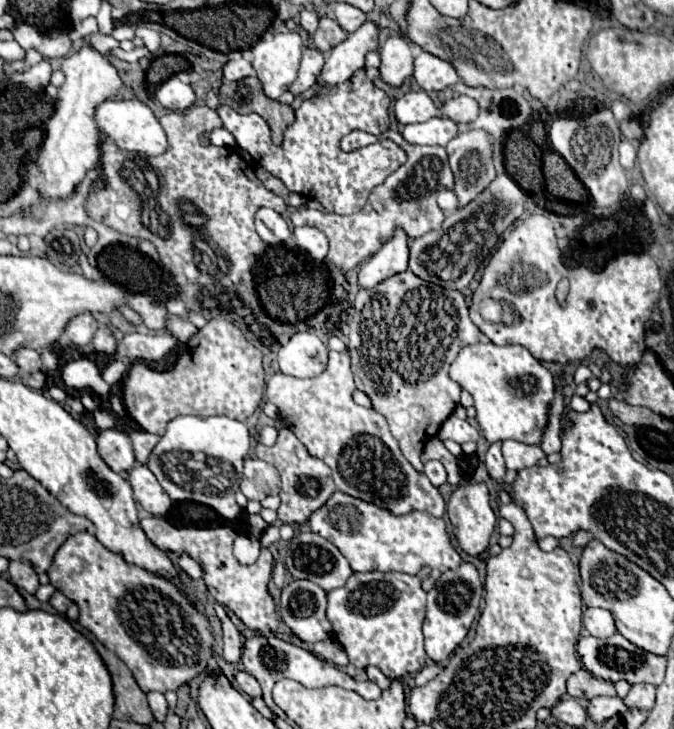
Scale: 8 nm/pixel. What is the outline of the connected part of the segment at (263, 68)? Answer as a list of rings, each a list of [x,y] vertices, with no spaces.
[[[297,32],[267,34],[251,48],[253,68],[267,98],[277,100],[297,78],[301,48],[303,42]]]

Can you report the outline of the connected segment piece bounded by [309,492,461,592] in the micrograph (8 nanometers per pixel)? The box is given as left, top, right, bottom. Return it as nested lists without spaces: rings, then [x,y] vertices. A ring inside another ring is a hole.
[[[335,492],[323,508],[309,518],[309,526],[315,534],[333,542],[341,554],[349,560],[355,572],[405,572],[415,576],[423,566],[431,566],[431,576],[423,580],[423,590],[429,592],[439,576],[447,570],[455,570],[461,564],[459,550],[451,544],[447,524],[443,518],[435,518],[427,512],[411,512],[395,516],[375,504],[363,502],[343,492]]]

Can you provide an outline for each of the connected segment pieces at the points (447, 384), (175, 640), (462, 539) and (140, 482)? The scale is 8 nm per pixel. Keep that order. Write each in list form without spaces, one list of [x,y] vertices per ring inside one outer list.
[[[411,270],[395,274],[371,290],[361,288],[353,308],[349,352],[355,386],[371,398],[373,410],[387,418],[389,430],[411,466],[423,470],[423,446],[459,404],[461,388],[449,378],[449,366],[463,346],[479,342],[481,332],[471,322],[459,290],[431,288]]]
[[[87,532],[73,534],[59,548],[47,574],[51,584],[79,606],[79,624],[91,630],[107,650],[115,652],[127,664],[143,692],[157,690],[165,694],[169,690],[179,690],[183,684],[207,670],[215,646],[213,628],[207,616],[181,594],[181,588],[173,580],[159,578],[139,566],[127,564],[121,556],[109,552],[95,536]]]
[[[483,482],[479,484],[465,484],[465,486],[459,486],[449,504],[447,504],[447,516],[449,516],[449,522],[455,526],[453,534],[457,538],[457,544],[459,548],[469,554],[469,556],[479,556],[481,552],[487,550],[489,546],[489,540],[491,540],[491,534],[495,530],[495,522],[497,522],[497,516],[489,504],[489,490]]]
[[[135,464],[135,468],[129,472],[127,480],[133,488],[135,502],[139,502],[153,516],[165,516],[167,514],[167,510],[171,508],[171,500],[145,464]]]

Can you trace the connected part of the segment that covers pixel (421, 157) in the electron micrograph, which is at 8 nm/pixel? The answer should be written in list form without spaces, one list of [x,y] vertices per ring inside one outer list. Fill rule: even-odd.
[[[397,132],[397,144],[403,144],[403,150],[407,154],[407,162],[397,168],[397,172],[389,174],[387,180],[369,194],[367,204],[351,214],[351,216],[339,216],[331,212],[311,210],[307,206],[293,212],[291,222],[295,226],[311,226],[321,230],[329,240],[329,252],[327,262],[337,266],[341,272],[353,270],[357,264],[361,264],[365,258],[375,254],[379,246],[391,238],[393,230],[401,226],[411,238],[423,236],[429,230],[437,230],[443,222],[443,210],[437,206],[437,194],[441,190],[453,188],[453,174],[447,162],[447,152],[443,146],[413,146],[403,140],[403,136]],[[399,188],[407,188],[407,198],[399,194]]]

